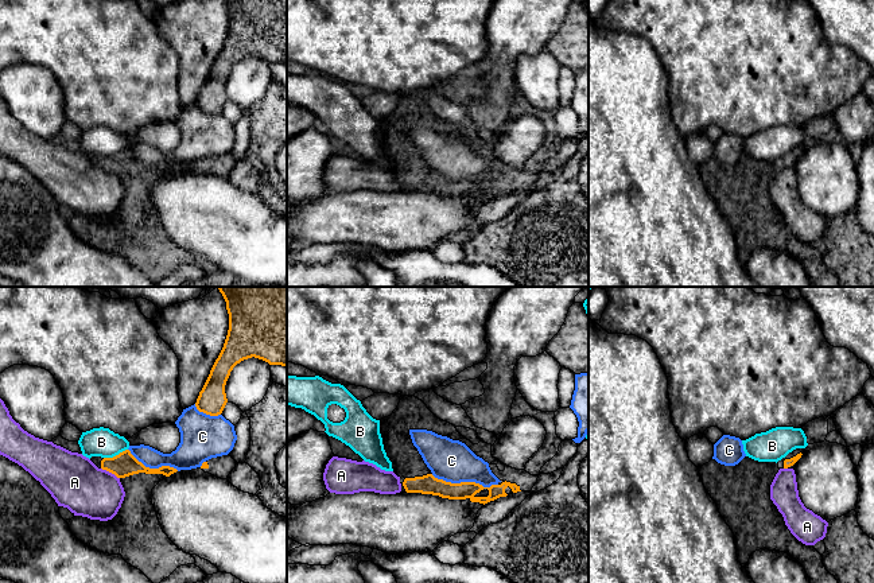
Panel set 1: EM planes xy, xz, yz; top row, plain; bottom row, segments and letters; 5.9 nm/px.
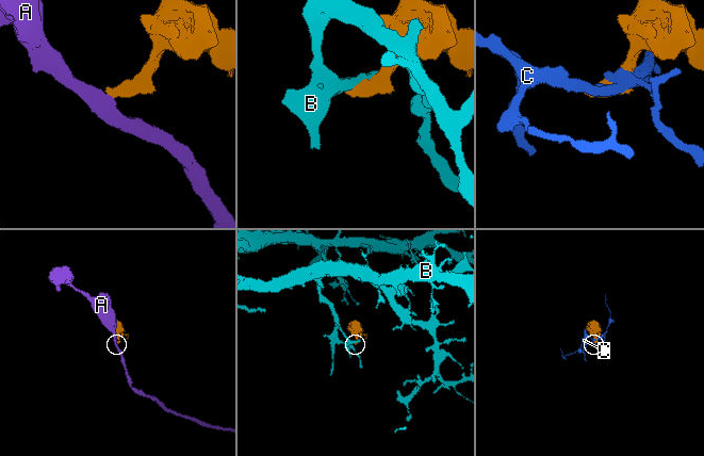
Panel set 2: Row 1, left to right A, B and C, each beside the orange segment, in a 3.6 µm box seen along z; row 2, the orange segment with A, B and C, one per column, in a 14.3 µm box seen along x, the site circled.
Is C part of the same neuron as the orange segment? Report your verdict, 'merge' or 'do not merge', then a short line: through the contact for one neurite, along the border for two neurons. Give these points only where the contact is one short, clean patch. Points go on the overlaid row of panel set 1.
do not merge

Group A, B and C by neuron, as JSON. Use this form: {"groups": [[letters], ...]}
{"groups": [["A"], ["B"], ["C"]]}

